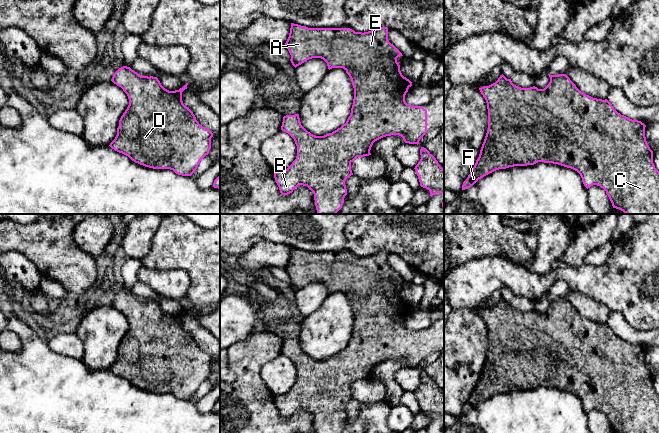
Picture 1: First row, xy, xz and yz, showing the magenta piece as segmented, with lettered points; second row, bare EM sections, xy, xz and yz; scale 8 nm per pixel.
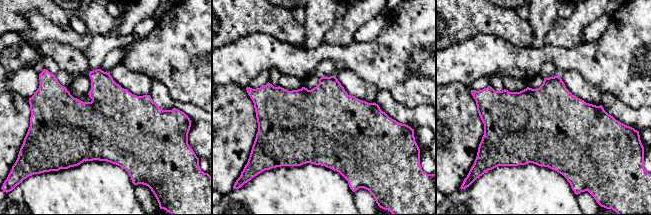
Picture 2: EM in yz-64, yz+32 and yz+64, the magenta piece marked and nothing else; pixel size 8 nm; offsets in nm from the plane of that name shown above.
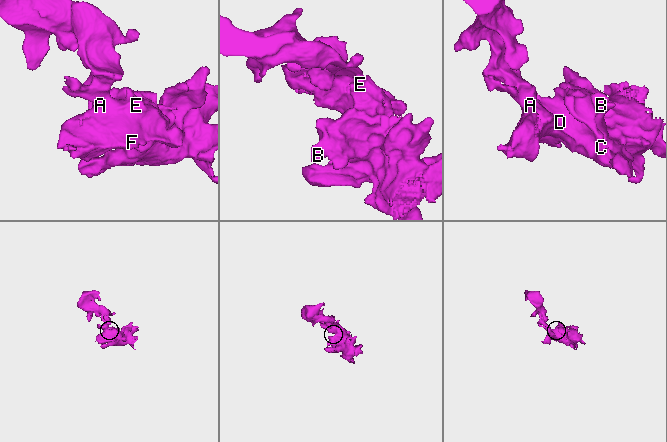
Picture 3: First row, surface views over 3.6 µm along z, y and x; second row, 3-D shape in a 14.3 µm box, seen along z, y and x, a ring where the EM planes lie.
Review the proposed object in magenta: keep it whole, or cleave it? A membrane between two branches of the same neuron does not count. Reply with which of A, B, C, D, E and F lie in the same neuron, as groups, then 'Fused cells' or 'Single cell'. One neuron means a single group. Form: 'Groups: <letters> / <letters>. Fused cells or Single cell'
Groups: A B C D E F. Single cell

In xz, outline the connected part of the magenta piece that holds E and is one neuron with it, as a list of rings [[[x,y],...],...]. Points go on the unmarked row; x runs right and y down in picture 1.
[[[291,247],[285,270],[291,279],[290,285],[295,292],[312,282],[323,283],[329,294],[343,292],[351,303],[354,312],[354,323],[346,347],[324,360],[315,360],[308,356],[301,349],[299,338],[283,341],[281,354],[294,363],[297,370],[297,380],[287,393],[274,397],[275,405],[282,419],[288,419],[295,412],[303,409],[313,416],[316,433],[341,433],[347,419],[345,405],[353,399],[351,387],[357,381],[371,379],[370,374],[373,367],[386,360],[399,359],[405,367],[418,369],[420,363],[427,357],[427,334],[422,330],[411,330],[405,325],[405,319],[412,310],[412,306],[404,301],[400,295],[397,282],[403,279],[389,266],[387,251],[383,250],[362,257],[355,256],[350,252],[308,252]]]

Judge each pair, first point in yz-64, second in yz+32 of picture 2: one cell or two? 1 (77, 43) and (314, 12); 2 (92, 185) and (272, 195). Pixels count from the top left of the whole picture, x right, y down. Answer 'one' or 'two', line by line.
1: one
2: one

